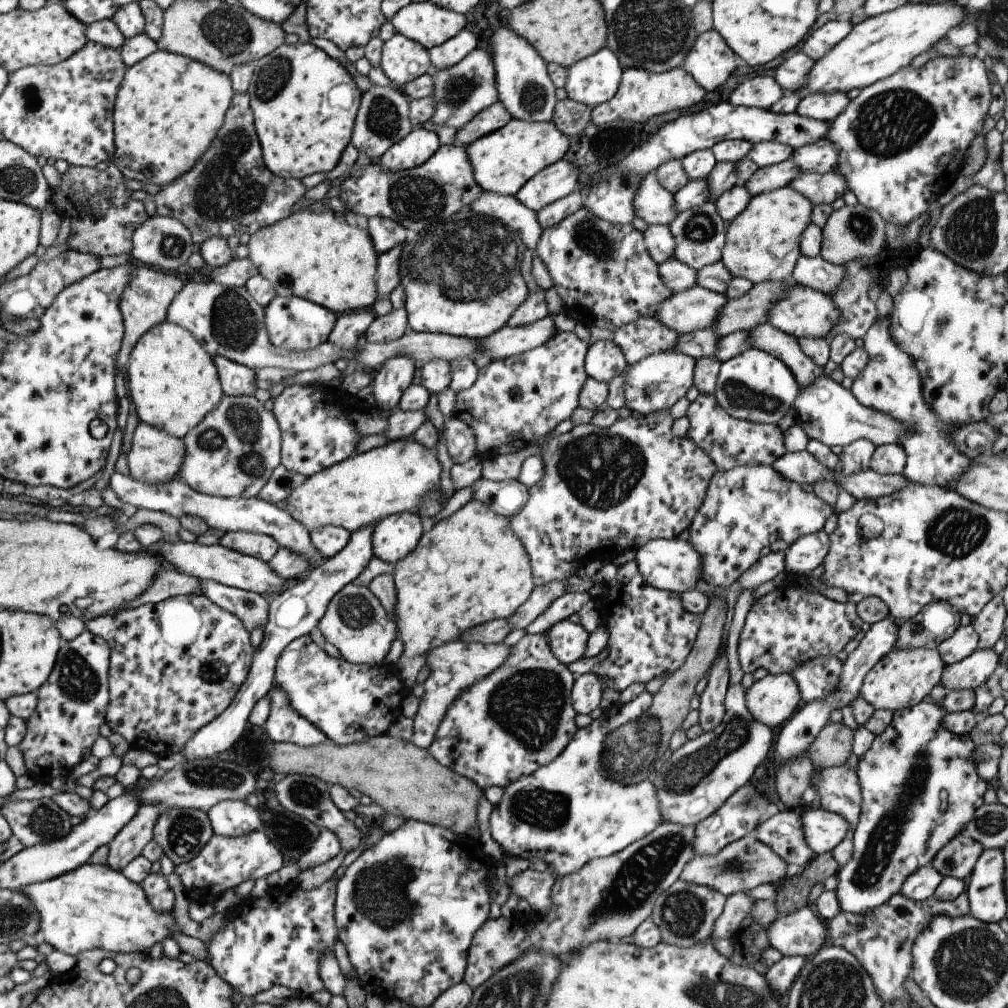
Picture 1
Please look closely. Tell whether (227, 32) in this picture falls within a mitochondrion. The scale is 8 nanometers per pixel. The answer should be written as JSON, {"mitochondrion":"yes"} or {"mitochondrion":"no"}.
{"mitochondrion":"yes"}

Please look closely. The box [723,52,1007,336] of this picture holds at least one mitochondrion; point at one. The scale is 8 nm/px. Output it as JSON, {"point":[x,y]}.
{"point":[891,122]}

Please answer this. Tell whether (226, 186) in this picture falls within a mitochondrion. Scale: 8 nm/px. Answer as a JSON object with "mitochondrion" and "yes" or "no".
{"mitochondrion":"yes"}

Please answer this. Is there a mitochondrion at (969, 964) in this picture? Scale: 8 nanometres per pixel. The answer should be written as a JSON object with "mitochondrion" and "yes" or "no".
{"mitochondrion":"yes"}

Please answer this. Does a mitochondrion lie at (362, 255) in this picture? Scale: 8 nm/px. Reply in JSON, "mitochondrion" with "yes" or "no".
{"mitochondrion":"no"}

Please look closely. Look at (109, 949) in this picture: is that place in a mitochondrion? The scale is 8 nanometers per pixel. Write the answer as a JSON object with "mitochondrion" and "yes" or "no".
{"mitochondrion":"no"}

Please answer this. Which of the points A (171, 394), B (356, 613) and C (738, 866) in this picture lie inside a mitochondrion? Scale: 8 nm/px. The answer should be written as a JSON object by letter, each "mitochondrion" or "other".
{"A":"other","B":"mitochondrion","C":"mitochondrion"}

